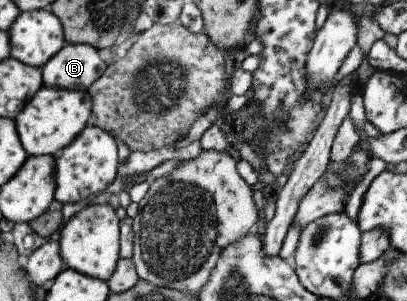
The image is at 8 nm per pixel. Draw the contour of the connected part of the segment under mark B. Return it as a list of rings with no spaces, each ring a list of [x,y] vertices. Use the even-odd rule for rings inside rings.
[[[65,43],[65,46],[55,56],[41,66],[42,85],[63,90],[87,91],[106,68],[106,64],[101,61],[97,52],[98,50],[89,46],[89,44]]]

